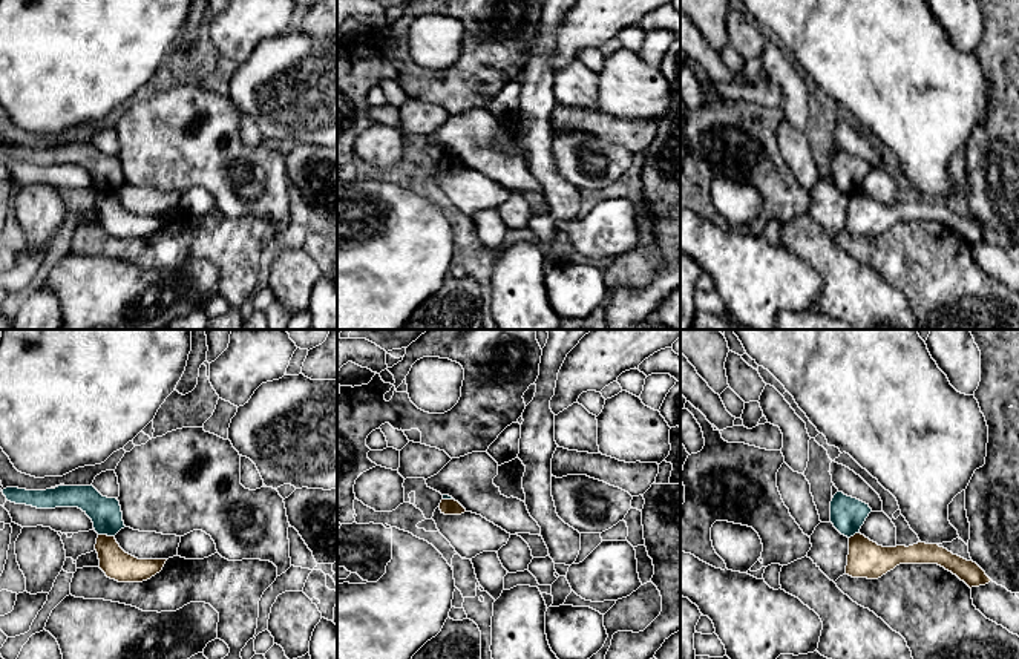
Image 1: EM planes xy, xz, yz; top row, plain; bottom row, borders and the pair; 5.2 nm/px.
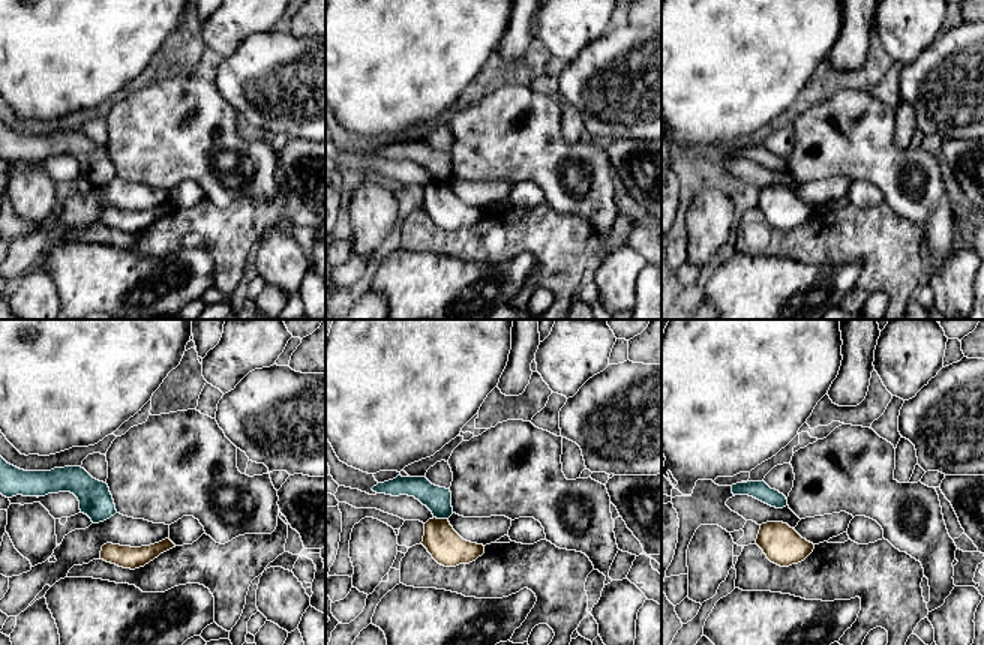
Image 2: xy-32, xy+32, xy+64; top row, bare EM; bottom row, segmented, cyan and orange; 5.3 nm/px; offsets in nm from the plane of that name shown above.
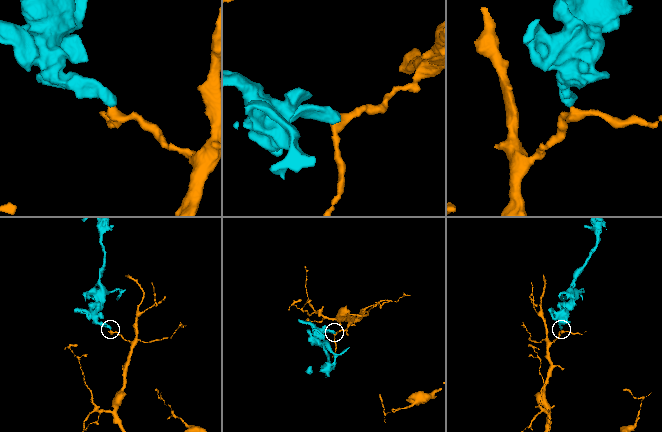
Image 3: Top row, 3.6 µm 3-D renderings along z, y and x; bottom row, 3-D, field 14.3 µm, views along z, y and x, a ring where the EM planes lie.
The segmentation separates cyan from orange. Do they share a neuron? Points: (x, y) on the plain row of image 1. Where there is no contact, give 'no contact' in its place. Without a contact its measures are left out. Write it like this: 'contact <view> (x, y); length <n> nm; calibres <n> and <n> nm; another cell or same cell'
contact xy (106, 190); length 90 nm; calibres 160 and 160 nm; another cell

